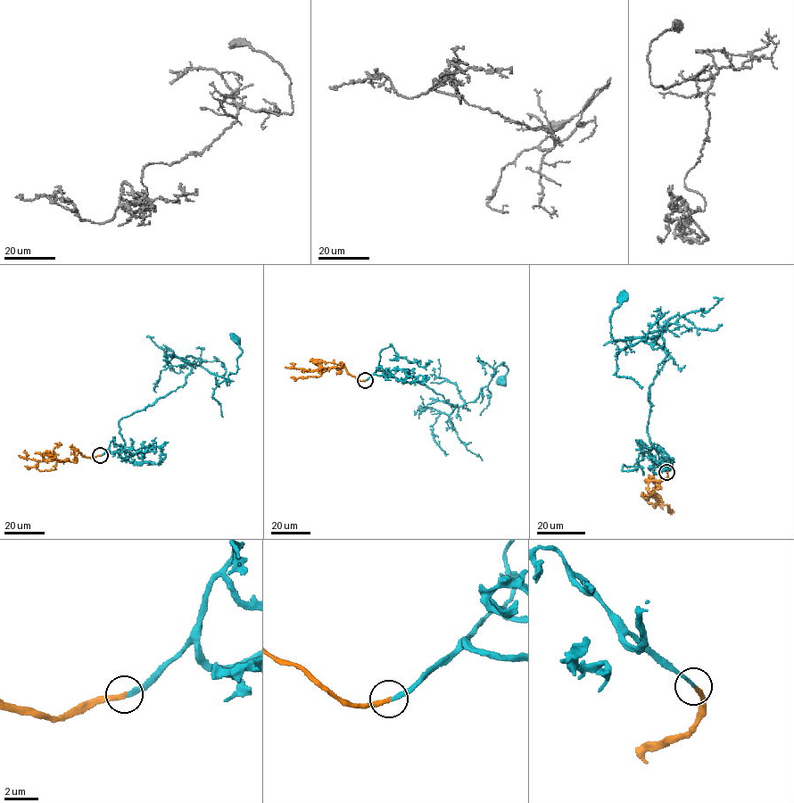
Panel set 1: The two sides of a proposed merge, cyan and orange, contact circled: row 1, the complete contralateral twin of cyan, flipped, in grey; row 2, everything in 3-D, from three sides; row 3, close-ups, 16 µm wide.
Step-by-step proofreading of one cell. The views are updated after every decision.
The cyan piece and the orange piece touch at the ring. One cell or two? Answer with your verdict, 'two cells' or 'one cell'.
one cell

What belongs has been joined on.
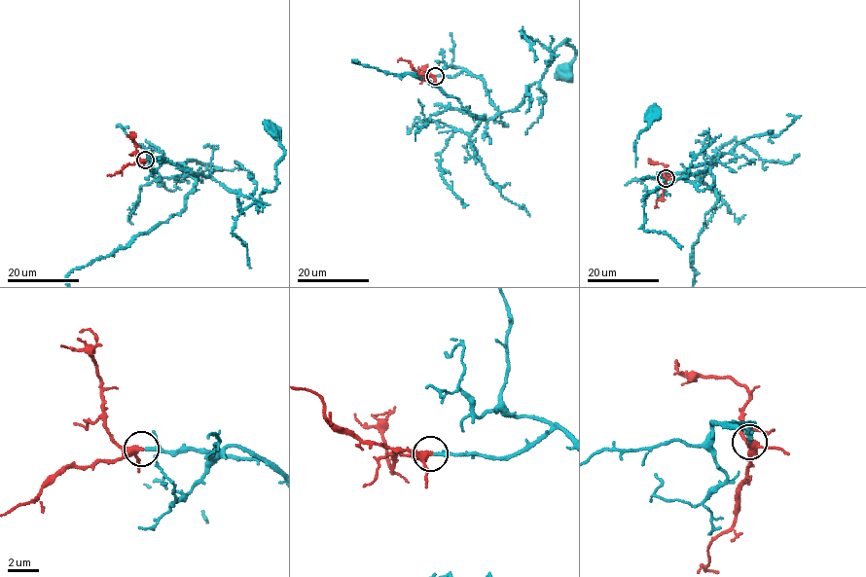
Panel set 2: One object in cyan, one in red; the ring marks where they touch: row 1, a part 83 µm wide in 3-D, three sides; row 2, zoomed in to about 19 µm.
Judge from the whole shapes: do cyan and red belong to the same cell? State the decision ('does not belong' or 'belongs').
belongs

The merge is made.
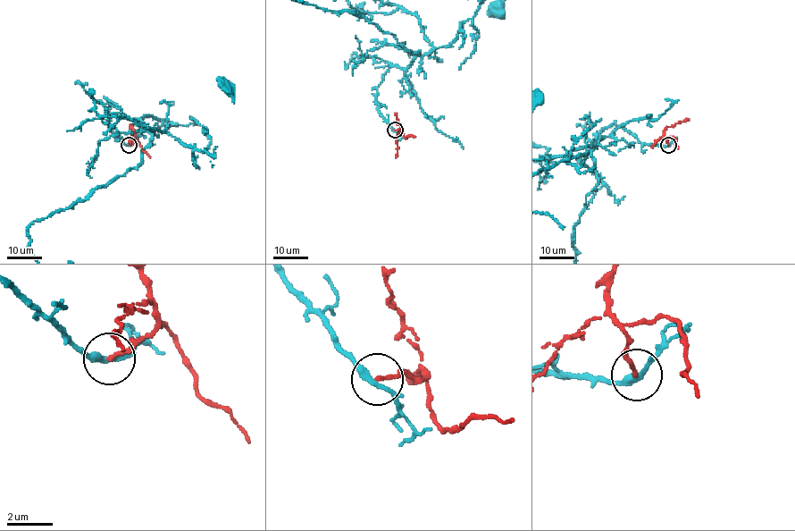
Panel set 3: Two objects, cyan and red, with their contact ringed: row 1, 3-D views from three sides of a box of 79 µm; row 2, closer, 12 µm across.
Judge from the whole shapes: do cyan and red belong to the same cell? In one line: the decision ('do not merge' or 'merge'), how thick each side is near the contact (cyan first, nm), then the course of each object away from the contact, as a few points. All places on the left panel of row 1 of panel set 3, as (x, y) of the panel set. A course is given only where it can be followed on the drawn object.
do not merge | 280/180 nm | red via (129, 145), (136, 140), (134, 130), (129, 127)

